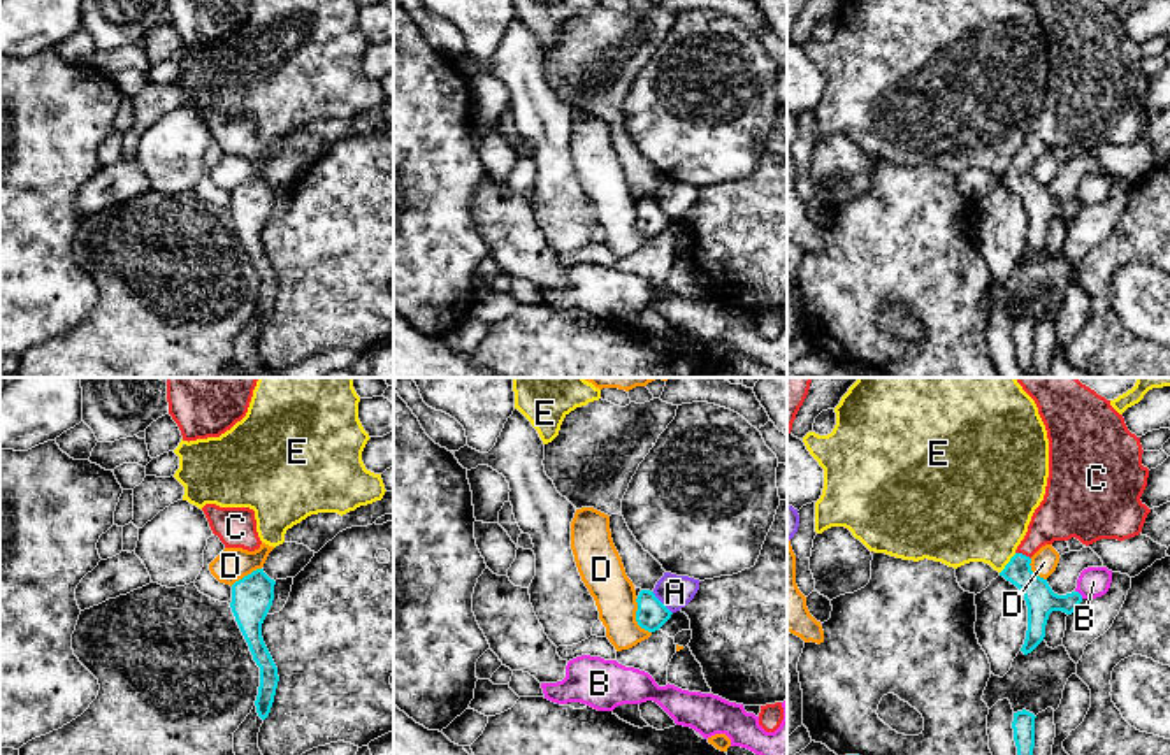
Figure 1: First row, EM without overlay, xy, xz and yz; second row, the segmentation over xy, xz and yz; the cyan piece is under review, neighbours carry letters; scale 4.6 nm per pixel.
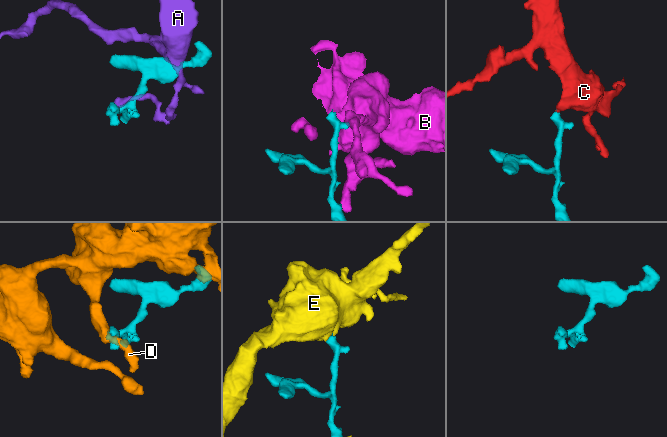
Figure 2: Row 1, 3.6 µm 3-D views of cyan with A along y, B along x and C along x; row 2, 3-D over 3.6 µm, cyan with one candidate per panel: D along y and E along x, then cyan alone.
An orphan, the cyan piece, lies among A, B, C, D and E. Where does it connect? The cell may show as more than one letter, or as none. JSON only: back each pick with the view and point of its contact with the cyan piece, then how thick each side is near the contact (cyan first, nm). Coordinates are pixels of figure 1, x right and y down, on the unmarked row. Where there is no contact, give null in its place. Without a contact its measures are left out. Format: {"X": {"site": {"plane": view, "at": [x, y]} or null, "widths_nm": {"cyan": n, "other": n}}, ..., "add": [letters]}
{"C": {"site": {"plane": "yz", "at": [1021, 160]}, "widths_nm": {"cyan": 140, "other": 220}}, "add": ["C"]}

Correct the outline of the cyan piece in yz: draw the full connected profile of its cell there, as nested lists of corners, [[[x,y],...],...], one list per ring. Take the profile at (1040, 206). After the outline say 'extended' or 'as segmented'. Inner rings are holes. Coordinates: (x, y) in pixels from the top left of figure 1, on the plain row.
[[[1028,0],[1045,32],[1049,46],[1049,84],[1045,102],[1035,116],[1028,139],[1015,162],[1000,179],[1015,191],[1028,212],[1028,237],[1021,255],[1031,260],[1045,244],[1045,232],[1052,218],[1075,219],[1082,209],[1079,198],[1058,202],[1047,186],[1031,177],[1031,163],[1054,147],[1079,146],[1089,153],[1100,146],[1124,147],[1142,139],[1151,116],[1140,107],[1149,84],[1142,72],[1140,44],[1131,40],[1110,7],[1098,0]]]; extended

